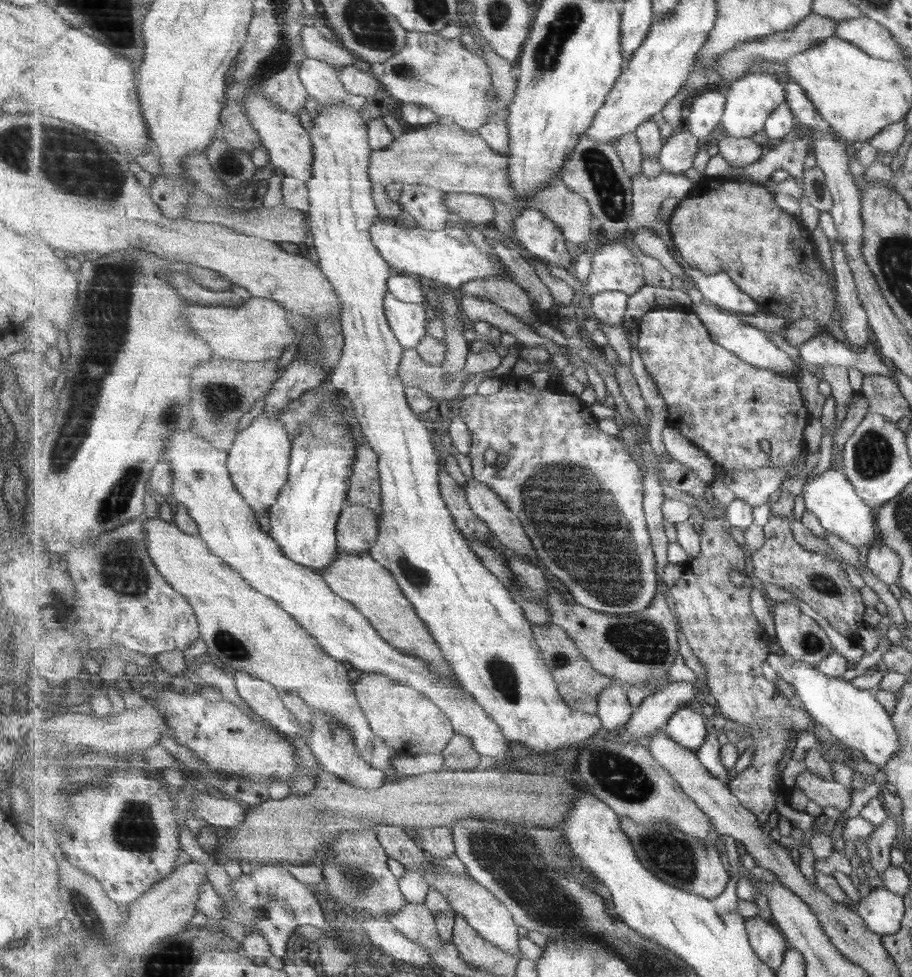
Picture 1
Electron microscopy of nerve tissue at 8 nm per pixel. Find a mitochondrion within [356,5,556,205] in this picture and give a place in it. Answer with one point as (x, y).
(402, 71)

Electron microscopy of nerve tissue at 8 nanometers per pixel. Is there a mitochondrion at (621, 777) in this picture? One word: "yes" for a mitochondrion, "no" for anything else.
yes

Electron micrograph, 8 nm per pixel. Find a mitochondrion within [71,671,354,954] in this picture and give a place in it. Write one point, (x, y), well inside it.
(135, 829)

